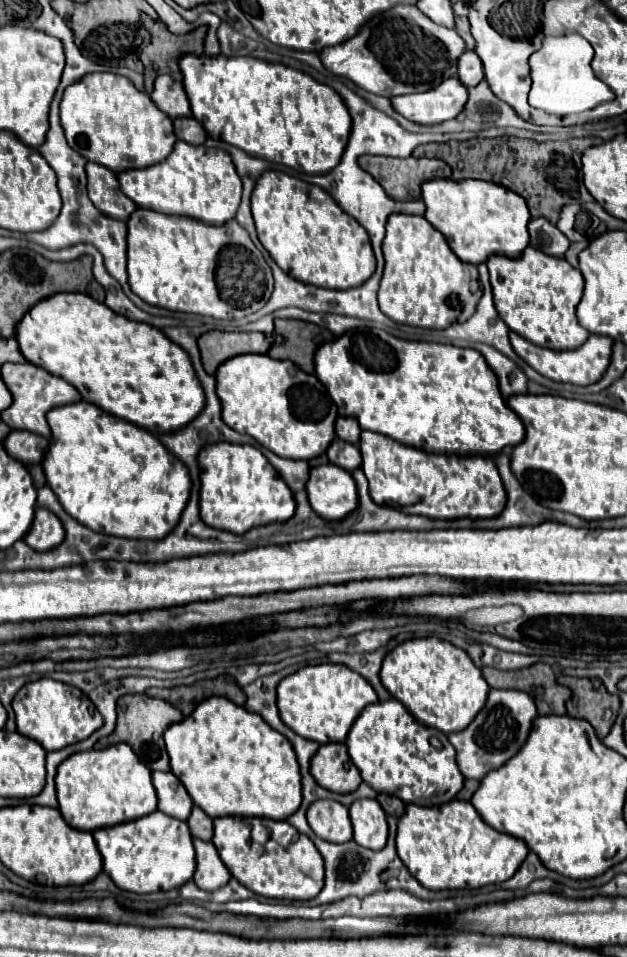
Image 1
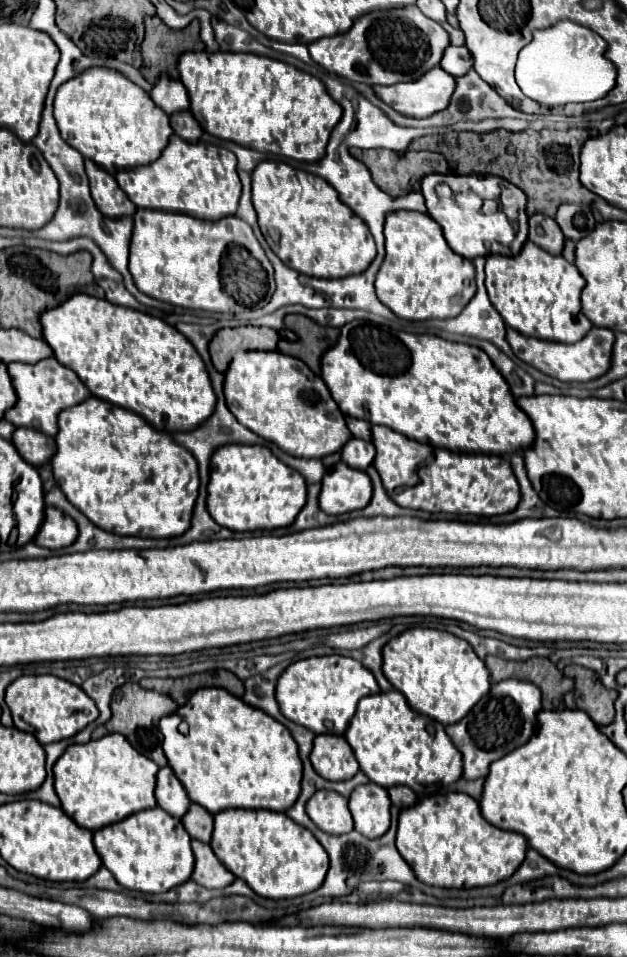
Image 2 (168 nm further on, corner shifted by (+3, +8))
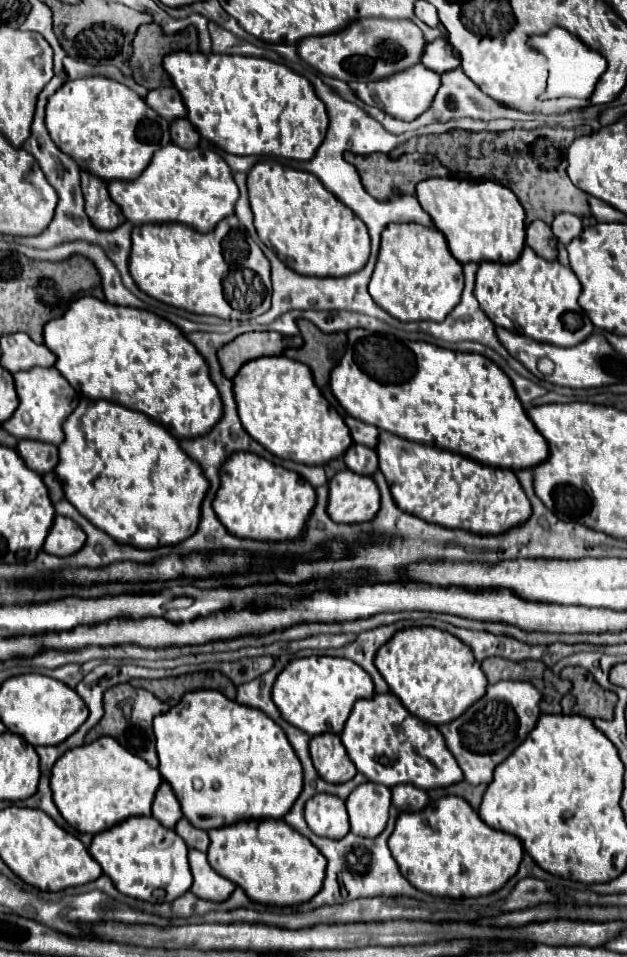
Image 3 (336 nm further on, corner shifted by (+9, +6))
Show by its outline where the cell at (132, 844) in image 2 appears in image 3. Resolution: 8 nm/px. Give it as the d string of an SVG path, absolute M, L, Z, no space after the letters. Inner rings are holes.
M129 817L119 825L97 833L89 853L111 877L117 891L143 901L173 901L191 887L191 869L187 863L187 845L175 829L163 827L155 817Z

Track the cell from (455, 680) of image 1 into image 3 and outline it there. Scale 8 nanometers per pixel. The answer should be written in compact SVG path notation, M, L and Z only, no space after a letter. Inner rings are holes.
M411 627L395 633L377 651L375 667L409 713L437 727L457 719L487 689L487 677L471 649L455 635L435 627Z

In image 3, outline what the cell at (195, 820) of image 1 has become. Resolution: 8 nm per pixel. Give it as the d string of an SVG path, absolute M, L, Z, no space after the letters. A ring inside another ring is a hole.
M185 817L177 823L175 831L181 835L181 839L185 841L185 845L187 845L187 847L207 851L207 847L209 847L209 835L207 835L207 831L193 827Z

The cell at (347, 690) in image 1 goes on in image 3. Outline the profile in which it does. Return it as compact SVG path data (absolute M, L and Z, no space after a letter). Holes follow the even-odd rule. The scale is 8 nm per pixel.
M305 657L293 659L273 683L273 703L281 711L281 717L293 727L309 733L335 733L343 731L343 725L357 699L373 697L371 677L353 661L341 657Z

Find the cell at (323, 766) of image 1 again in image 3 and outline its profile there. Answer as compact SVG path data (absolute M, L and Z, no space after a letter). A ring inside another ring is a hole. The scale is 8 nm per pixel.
M333 733L315 735L311 739L311 759L319 777L327 783L345 783L357 773L339 735Z

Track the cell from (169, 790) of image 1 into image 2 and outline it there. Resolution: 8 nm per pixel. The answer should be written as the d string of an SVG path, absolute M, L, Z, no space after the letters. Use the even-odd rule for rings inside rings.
M171 767L159 769L155 797L157 797L157 805L175 817L183 817L191 805L191 801L187 799L187 793L183 791L183 785L173 775Z

